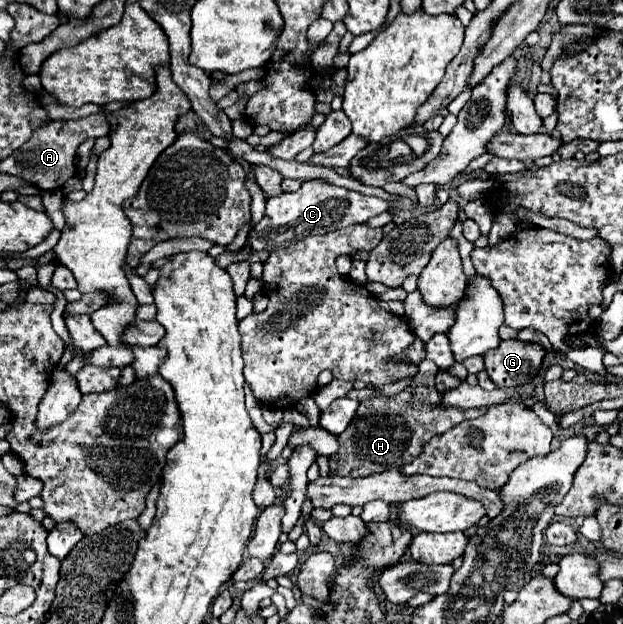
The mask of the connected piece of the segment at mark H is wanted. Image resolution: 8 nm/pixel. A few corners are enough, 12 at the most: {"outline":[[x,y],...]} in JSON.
{"outline":[[436,363],[360,401],[330,471],[368,477],[416,459],[486,409],[444,407]]}

